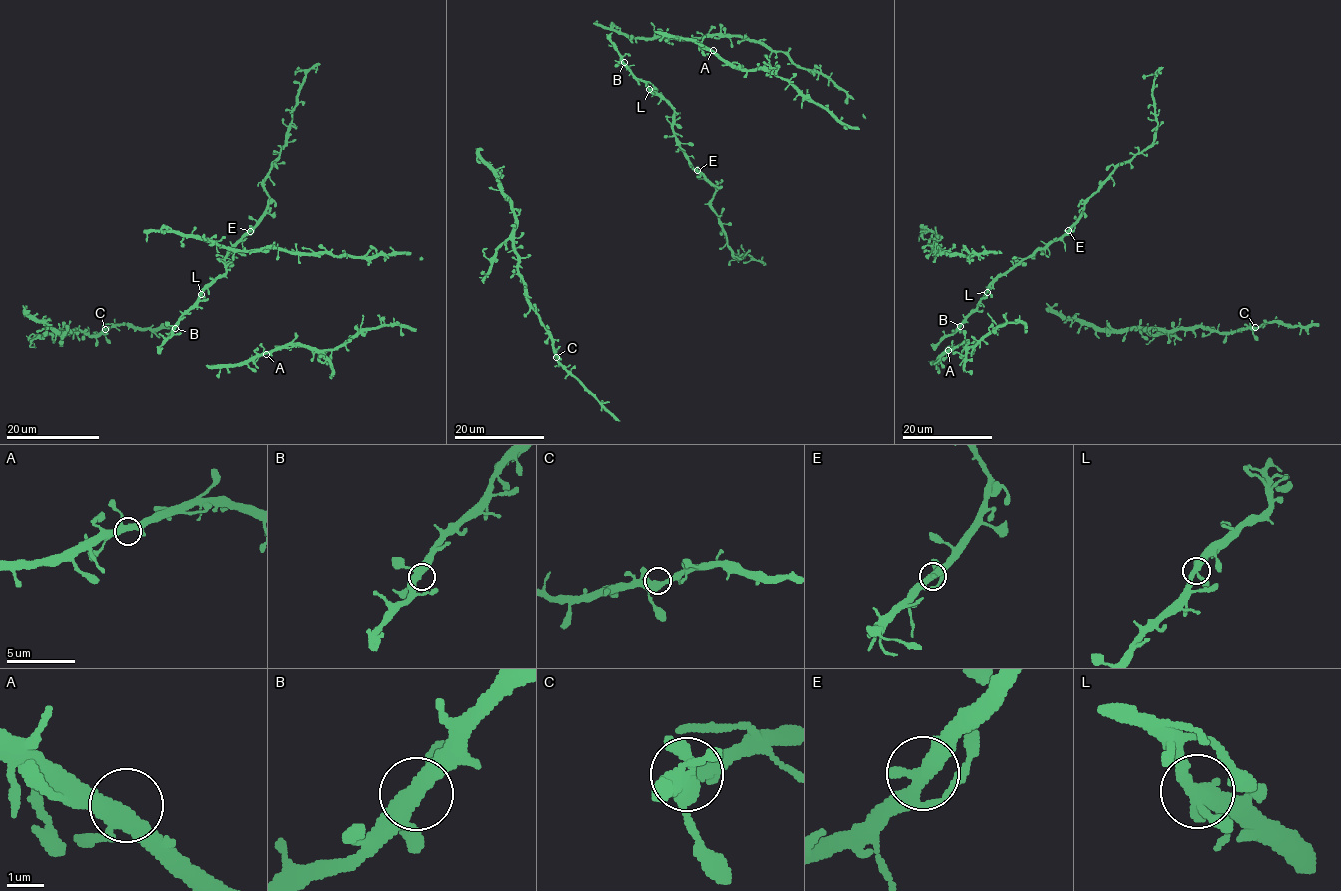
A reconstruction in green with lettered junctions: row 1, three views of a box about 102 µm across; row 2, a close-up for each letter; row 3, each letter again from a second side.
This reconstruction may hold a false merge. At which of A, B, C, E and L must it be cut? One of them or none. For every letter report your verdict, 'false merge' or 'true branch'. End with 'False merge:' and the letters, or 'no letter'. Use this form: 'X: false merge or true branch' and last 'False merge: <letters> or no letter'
A: true branch
B: true branch
C: true branch
E: true branch
L: true branch
False merge: no letter

